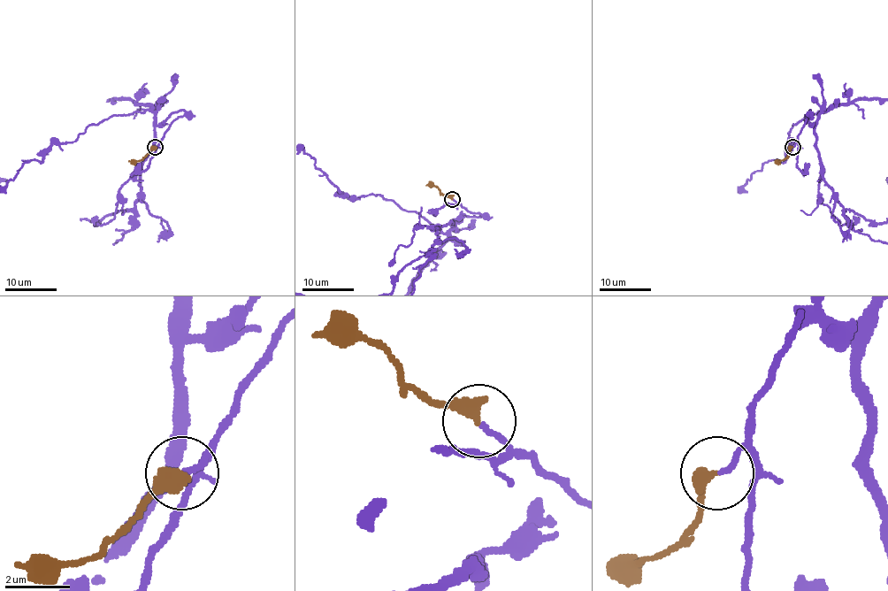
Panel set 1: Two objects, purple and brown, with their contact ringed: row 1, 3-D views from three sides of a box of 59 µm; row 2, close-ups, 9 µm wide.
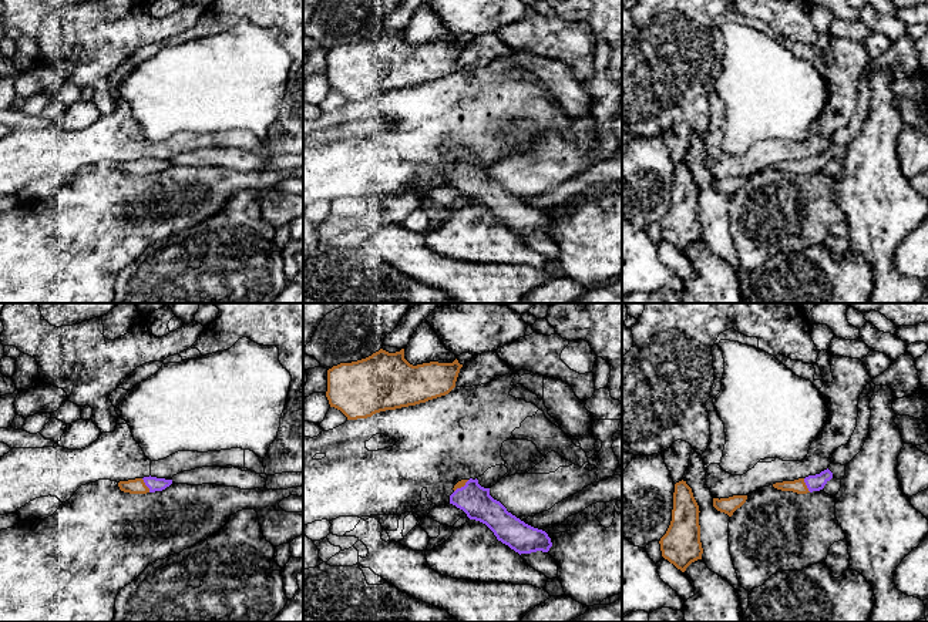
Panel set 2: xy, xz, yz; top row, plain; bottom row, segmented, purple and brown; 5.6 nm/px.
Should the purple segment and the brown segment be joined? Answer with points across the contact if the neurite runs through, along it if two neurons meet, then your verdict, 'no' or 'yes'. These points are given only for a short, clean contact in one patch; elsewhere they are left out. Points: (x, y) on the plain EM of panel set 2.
across xy (153, 164), (145, 165), (137, 167) | yes

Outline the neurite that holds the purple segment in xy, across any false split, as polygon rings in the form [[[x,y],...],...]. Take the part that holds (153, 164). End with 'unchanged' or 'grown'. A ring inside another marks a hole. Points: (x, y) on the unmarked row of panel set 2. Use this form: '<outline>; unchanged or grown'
[[[144,158],[128,162],[120,162],[118,168],[124,174],[130,175],[147,175],[162,172],[172,165],[172,161],[157,159],[157,158]]]; grown

